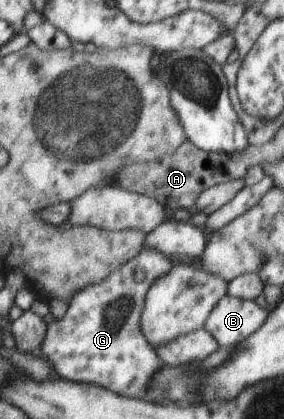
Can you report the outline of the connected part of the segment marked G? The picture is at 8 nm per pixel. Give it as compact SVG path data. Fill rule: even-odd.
M143 248L108 279L78 292L64 317L48 324L48 337L41 347L58 376L110 388L120 396L142 398L165 364L141 330L141 316L149 291L173 271L174 265L158 250Z

